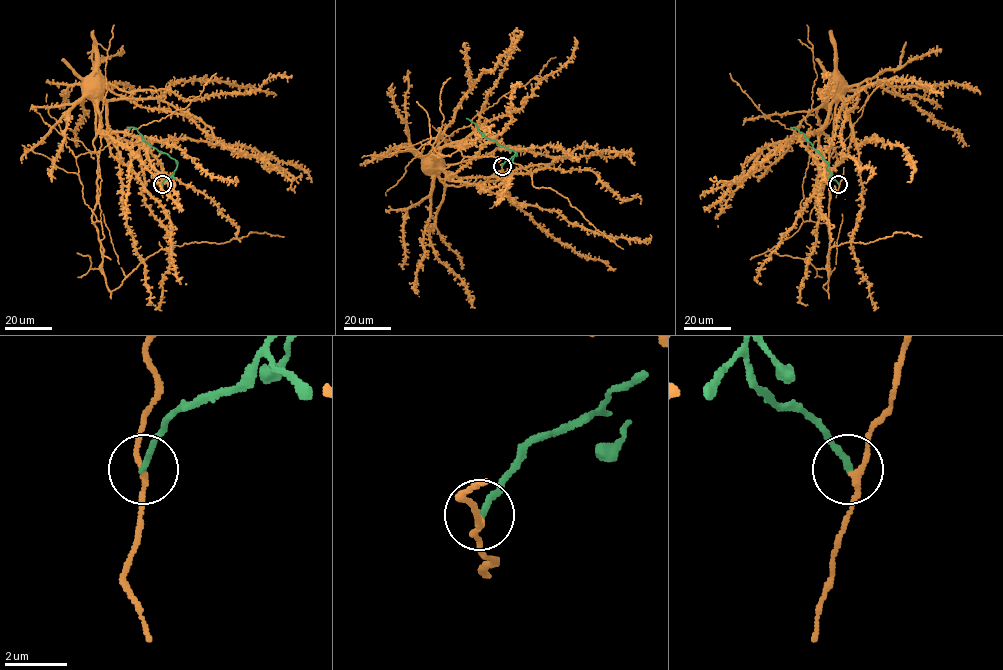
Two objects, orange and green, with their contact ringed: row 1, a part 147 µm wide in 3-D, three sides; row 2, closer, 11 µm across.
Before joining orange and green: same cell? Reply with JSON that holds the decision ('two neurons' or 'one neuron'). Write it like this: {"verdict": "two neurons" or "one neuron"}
{"verdict": "two neurons"}

